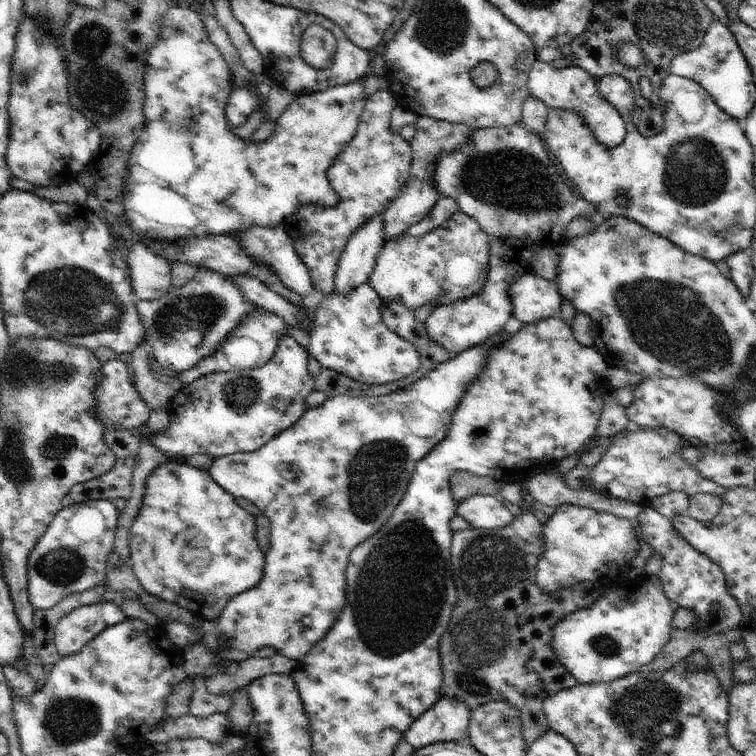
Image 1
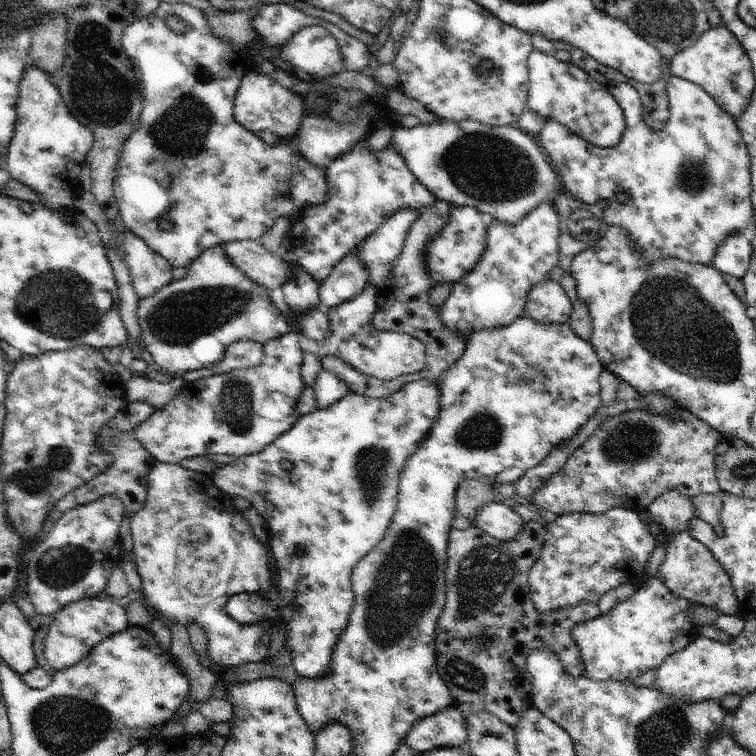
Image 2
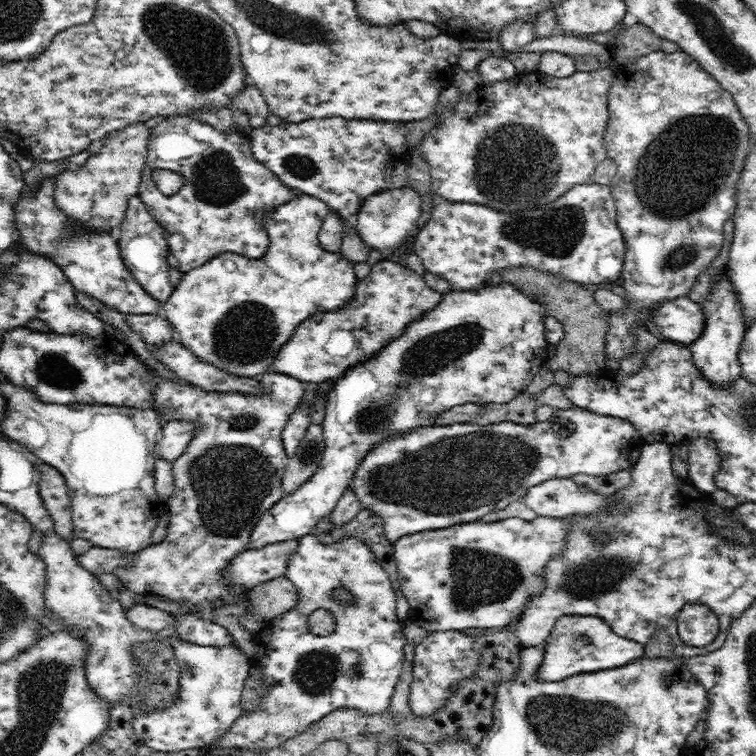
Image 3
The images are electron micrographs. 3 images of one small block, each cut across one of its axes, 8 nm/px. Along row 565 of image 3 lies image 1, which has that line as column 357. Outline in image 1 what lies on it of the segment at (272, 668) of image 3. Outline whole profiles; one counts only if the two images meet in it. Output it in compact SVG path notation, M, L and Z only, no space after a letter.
M367 282L363 285L358 286L356 290L352 290L344 296L340 296L340 294L332 294L330 298L325 296L325 299L322 300L316 308L313 309L312 312L312 328L309 329L310 343L308 344L307 351L309 355L320 364L320 368L323 370L330 370L330 372L338 372L340 376L345 376L346 378L352 378L352 380L357 380L358 382L363 382L364 384L368 384L368 386L384 386L385 384L390 384L391 382L396 382L414 374L420 368L420 353L416 348L414 348L414 344L411 342L406 342L406 340L402 340L399 336L396 336L395 332L392 332L388 326L386 326L384 322L384 318L382 316L382 310L380 307L382 306L383 300L376 294L376 290L370 286Z

